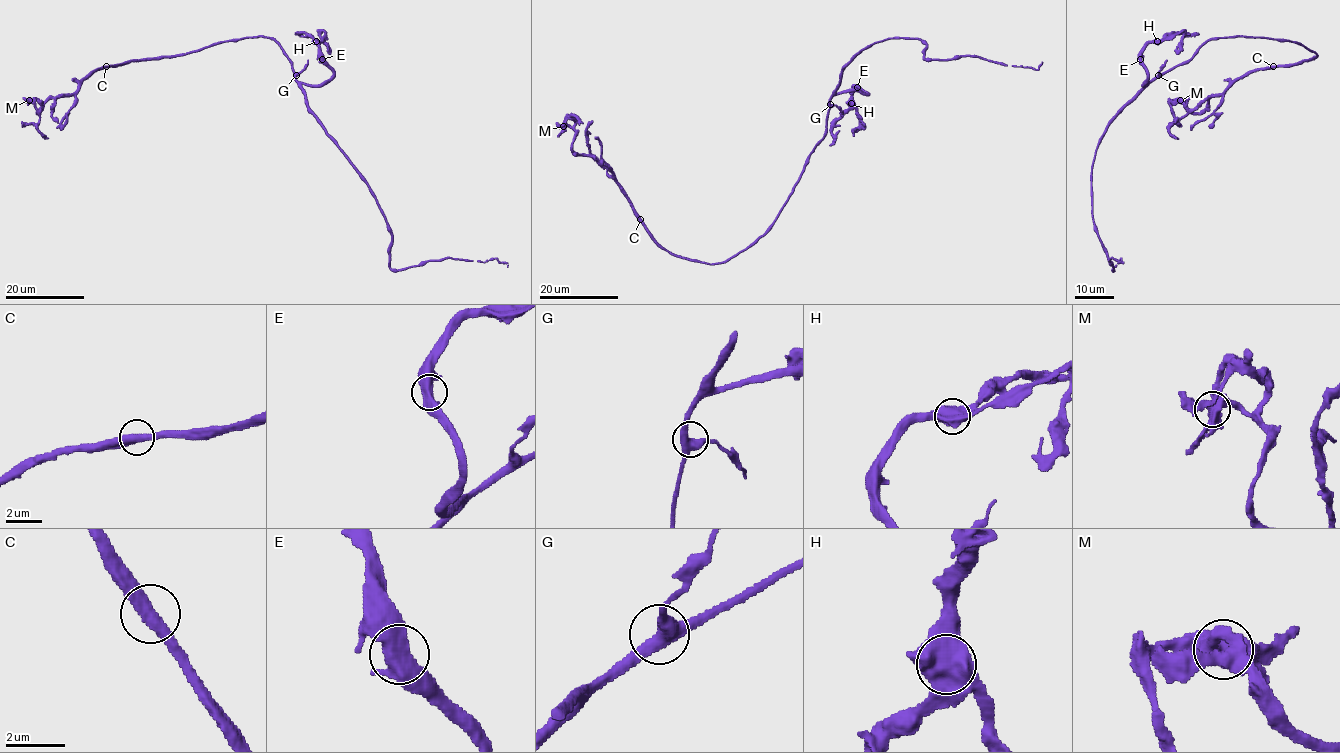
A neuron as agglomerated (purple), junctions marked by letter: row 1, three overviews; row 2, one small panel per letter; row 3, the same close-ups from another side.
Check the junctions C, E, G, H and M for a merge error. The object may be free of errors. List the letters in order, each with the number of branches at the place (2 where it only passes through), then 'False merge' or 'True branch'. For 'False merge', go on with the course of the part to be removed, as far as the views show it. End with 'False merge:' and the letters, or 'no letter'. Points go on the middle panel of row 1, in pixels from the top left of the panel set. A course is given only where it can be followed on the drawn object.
C: Branches: 2. True branch
E: Branches: 3. True branch
G: Branches: 3. True branch
H: Branches: 3. True branch
M: Branches: 3. False merge. Course of the part to remove: (563, 126), (564, 118), (568, 116), (574, 120), (572, 115), (579, 124)
False merge: M

